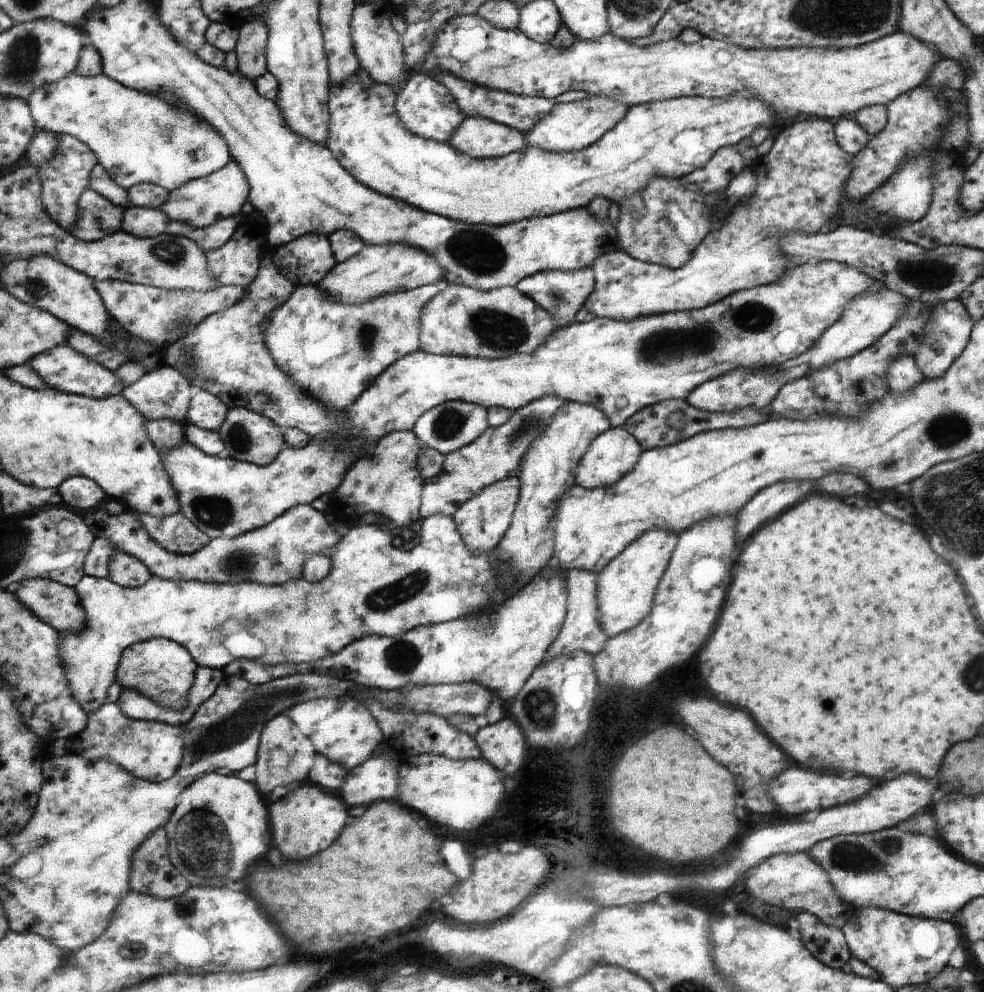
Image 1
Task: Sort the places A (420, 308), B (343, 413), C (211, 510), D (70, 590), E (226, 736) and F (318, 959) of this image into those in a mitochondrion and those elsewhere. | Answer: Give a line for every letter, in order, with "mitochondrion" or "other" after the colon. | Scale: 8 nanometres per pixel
A: other
B: other
C: mitochondrion
D: other
E: mitochondrion
F: other

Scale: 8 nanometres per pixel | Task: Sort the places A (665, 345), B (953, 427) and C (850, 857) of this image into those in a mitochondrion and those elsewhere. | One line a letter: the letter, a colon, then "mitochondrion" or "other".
A: mitochondrion
B: mitochondrion
C: mitochondrion

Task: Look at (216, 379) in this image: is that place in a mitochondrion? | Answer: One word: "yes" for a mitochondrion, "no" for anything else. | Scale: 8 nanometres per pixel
yes

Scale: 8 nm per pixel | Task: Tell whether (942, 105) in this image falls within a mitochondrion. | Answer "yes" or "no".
yes

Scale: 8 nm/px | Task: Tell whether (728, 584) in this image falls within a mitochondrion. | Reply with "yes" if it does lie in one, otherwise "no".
no

